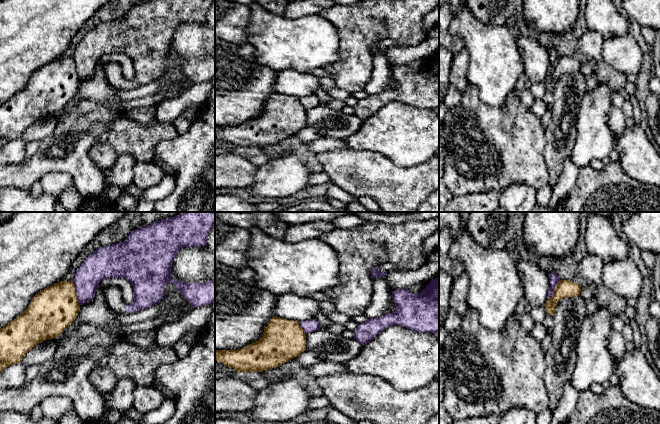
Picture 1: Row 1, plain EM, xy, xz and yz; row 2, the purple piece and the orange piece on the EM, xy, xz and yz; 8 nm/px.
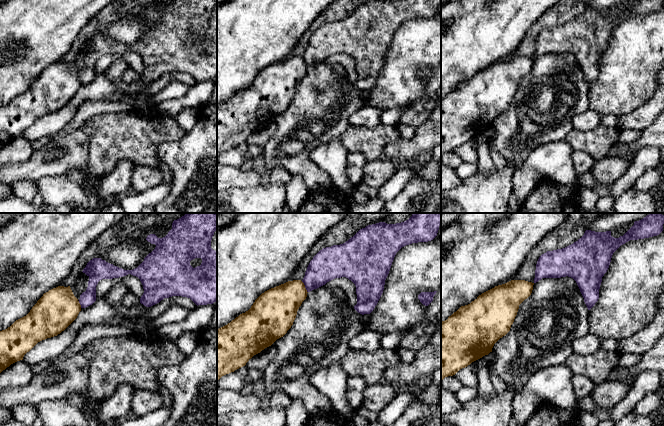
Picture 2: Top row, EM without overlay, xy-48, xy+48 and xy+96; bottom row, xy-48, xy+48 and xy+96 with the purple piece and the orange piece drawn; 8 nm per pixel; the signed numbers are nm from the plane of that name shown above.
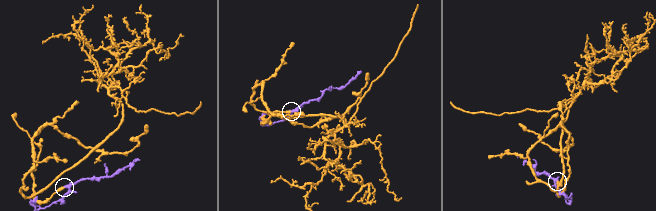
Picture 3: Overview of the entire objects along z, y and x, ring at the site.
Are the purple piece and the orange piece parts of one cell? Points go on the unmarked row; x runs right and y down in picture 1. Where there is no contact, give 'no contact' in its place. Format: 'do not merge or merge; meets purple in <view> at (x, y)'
do not merge; meets purple in xy at (76, 69)

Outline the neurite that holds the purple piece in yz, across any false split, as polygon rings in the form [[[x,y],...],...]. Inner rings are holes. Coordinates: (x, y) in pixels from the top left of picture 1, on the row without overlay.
[[[552,47],[549,52],[550,63],[548,67],[548,74],[551,74],[553,72],[554,65],[559,57],[560,55],[558,54],[556,47]]]

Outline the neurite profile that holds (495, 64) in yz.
[[[467,5],[453,15],[450,22],[450,33],[463,39],[468,50],[468,81],[478,90],[479,98],[492,107],[503,107],[508,94],[515,88],[524,71],[522,53],[517,36],[508,24],[489,27],[477,20]]]

